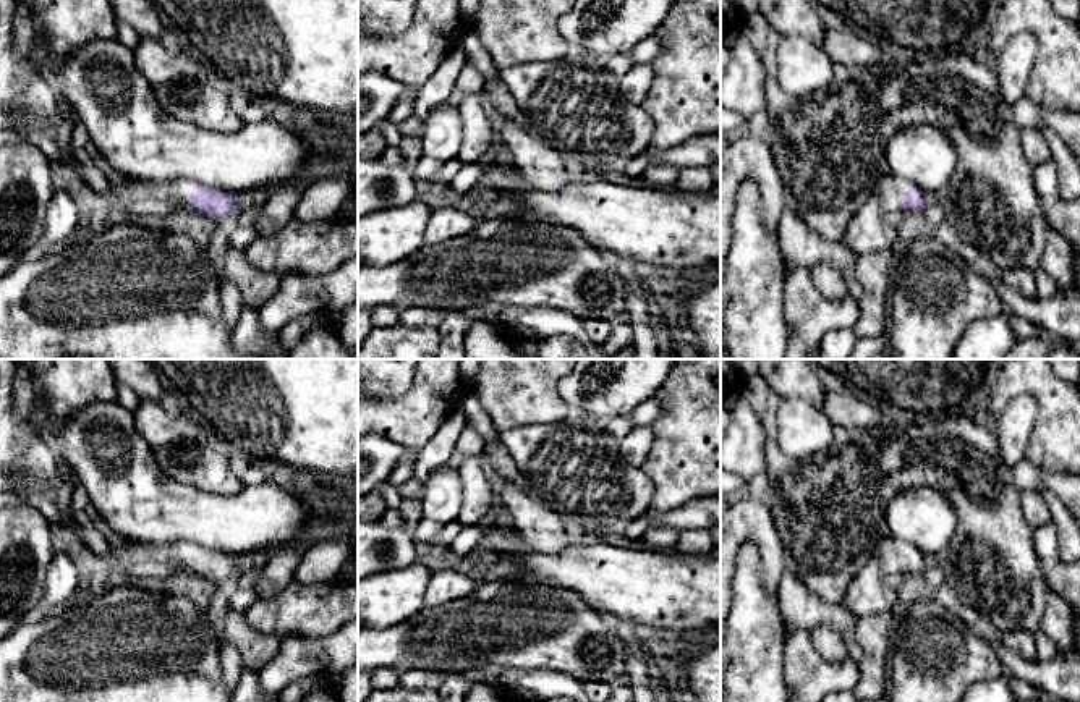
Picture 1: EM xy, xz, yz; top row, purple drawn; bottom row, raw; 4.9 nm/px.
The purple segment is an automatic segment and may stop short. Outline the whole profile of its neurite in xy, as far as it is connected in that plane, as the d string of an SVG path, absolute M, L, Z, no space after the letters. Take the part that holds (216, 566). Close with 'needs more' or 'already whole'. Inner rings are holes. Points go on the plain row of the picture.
M175 543L164 555L167 555L180 569L204 576L215 584L235 581L238 577L238 569L232 556L201 545Z; needs more

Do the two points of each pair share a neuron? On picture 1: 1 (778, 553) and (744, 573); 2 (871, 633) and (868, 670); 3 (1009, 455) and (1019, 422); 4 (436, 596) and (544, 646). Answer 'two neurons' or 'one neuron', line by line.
1: two neurons
2: one neuron
3: one neuron
4: two neurons

